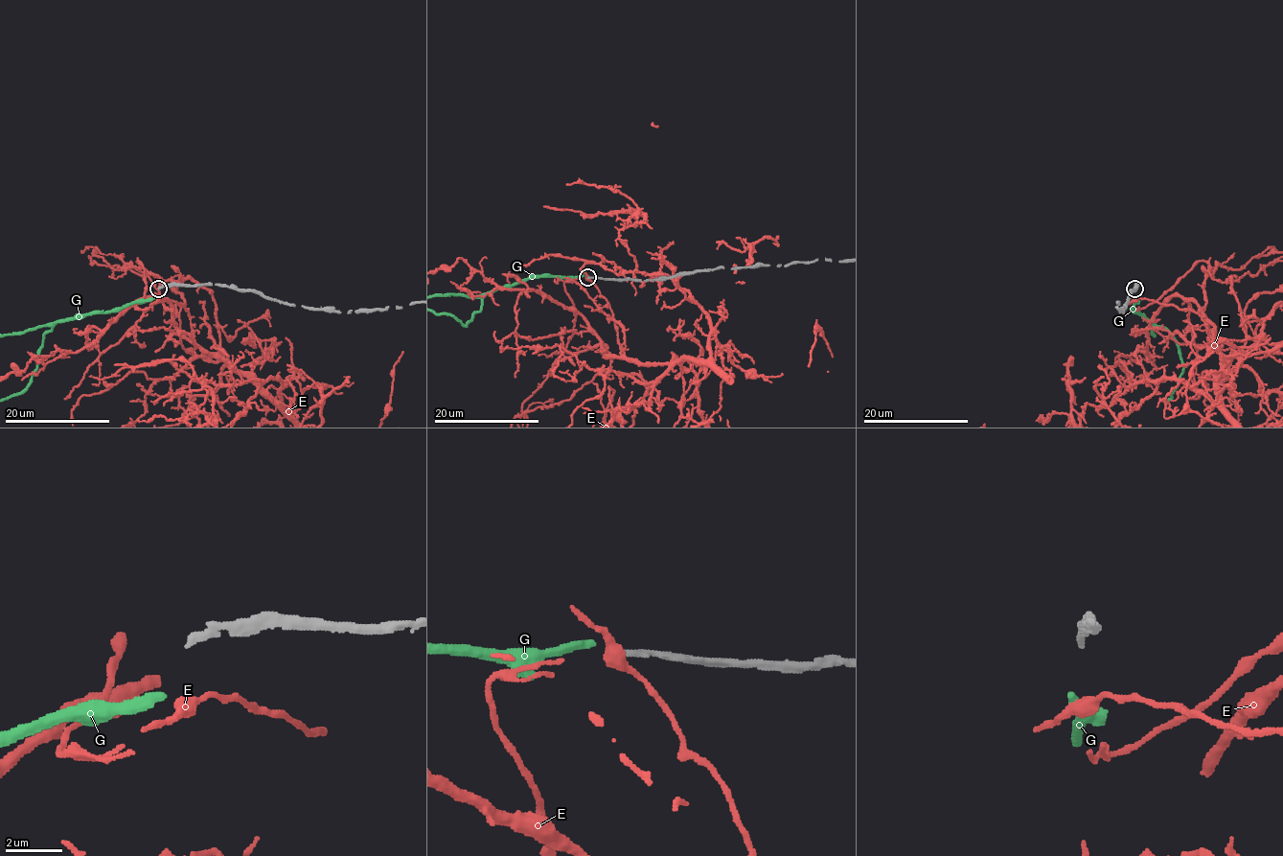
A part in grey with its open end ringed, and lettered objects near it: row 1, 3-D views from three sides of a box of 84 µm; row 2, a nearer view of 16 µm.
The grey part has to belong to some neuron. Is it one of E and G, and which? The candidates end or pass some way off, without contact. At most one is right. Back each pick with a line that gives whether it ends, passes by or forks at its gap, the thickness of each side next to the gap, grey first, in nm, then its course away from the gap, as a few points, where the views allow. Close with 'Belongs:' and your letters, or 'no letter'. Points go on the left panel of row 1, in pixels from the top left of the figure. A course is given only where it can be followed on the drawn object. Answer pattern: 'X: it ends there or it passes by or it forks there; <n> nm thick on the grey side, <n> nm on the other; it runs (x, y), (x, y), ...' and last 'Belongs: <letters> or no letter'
Belongs: no letter

